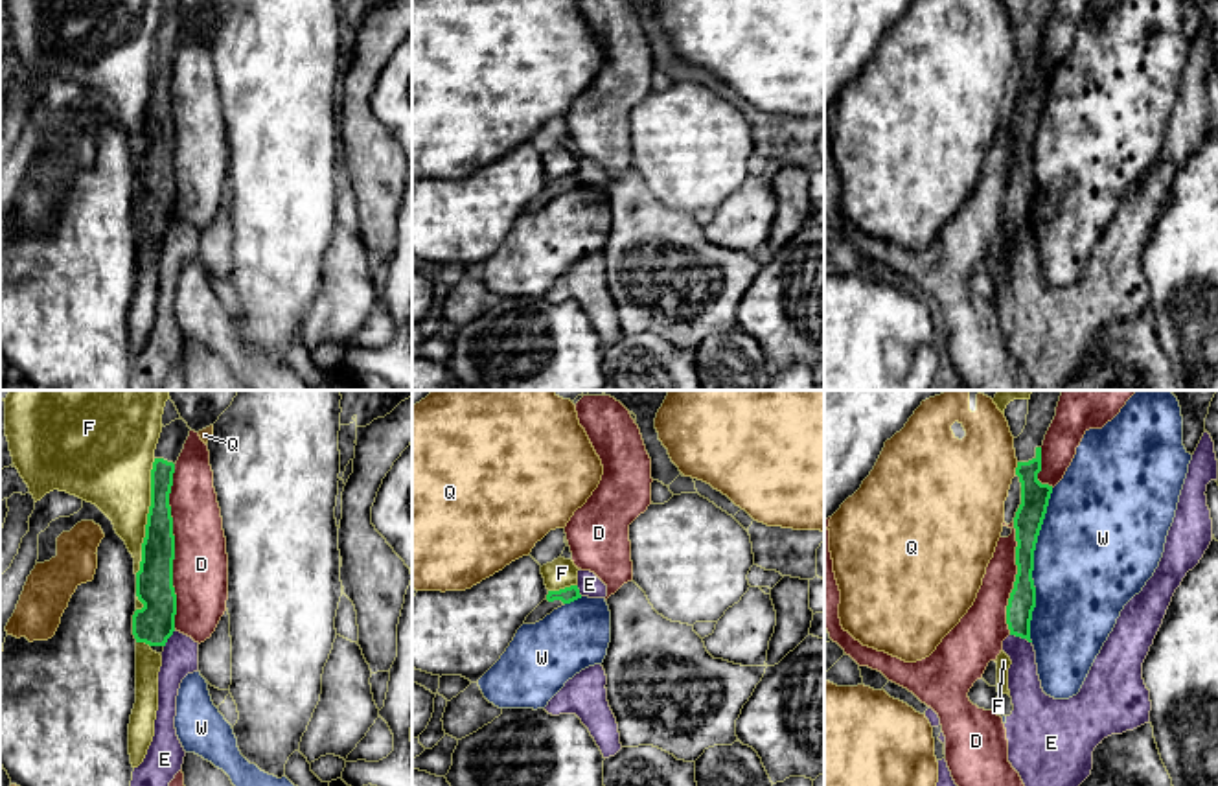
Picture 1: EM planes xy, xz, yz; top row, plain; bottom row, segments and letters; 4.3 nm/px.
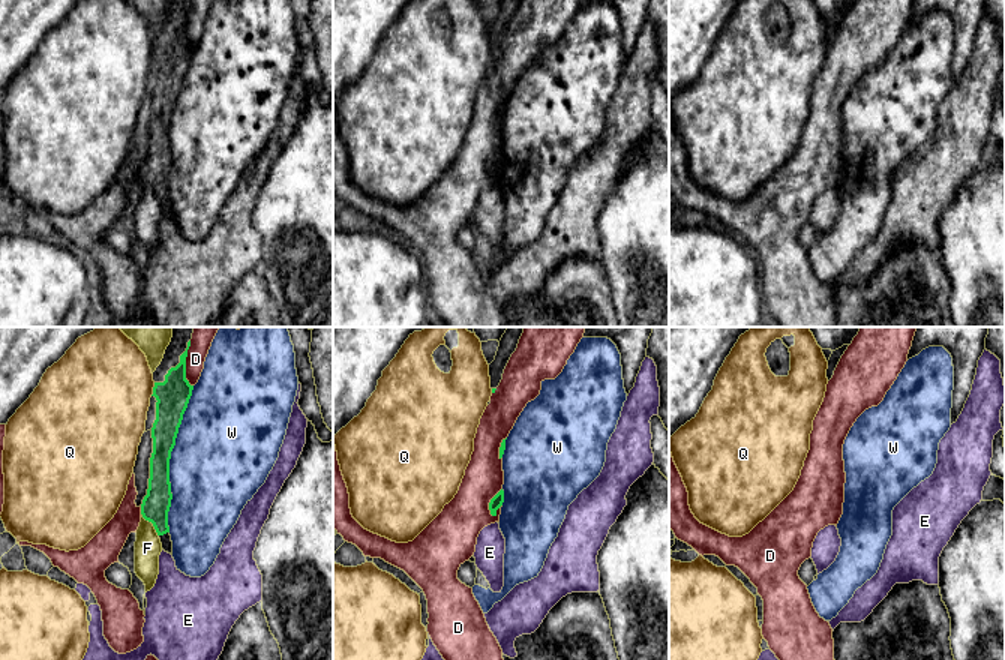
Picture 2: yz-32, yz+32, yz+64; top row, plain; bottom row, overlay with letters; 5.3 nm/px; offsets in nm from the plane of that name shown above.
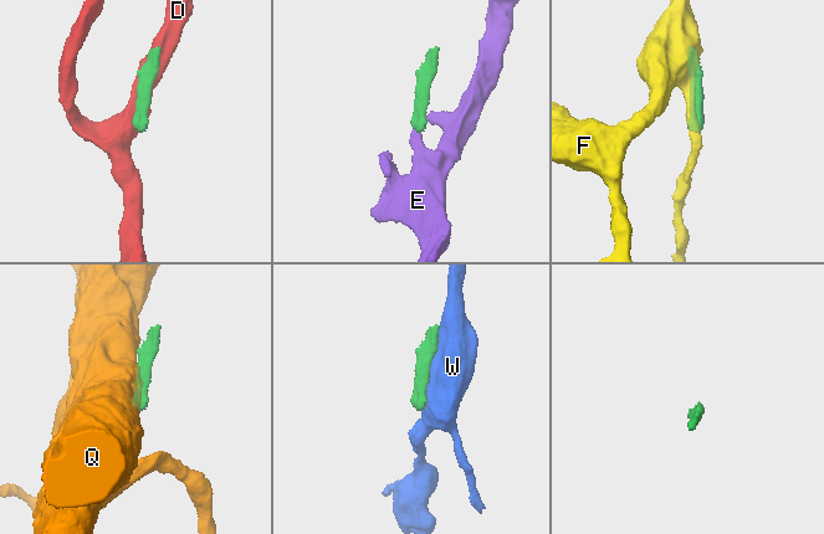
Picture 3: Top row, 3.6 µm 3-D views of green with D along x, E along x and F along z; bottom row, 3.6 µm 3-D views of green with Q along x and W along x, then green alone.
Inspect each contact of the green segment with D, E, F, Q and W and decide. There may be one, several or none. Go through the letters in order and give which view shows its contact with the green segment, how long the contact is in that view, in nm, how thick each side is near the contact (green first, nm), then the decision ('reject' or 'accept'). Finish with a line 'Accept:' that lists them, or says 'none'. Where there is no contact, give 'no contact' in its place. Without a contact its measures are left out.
D: meets green in xy; contact 700 nm long; 160 nm thick on the green side, 240 nm on the other; reject
E: meets green in yz; contact 100 nm long; 120 nm thick on the green side, 140 nm on the other; reject
F: meets green in xy; contact 500 nm long; 140 nm thick on the green side, 320 nm on the other; reject
Q: meets green in yz; contact 60 nm long; 130 nm thick on the green side, 400 nm on the other; reject
W: meets green in yz; contact 700 nm long; 130 nm thick on the green side, 480 nm on the other; reject
Accept: none

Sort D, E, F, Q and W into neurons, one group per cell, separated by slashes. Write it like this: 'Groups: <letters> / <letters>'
Groups: D / E / F / Q / W

